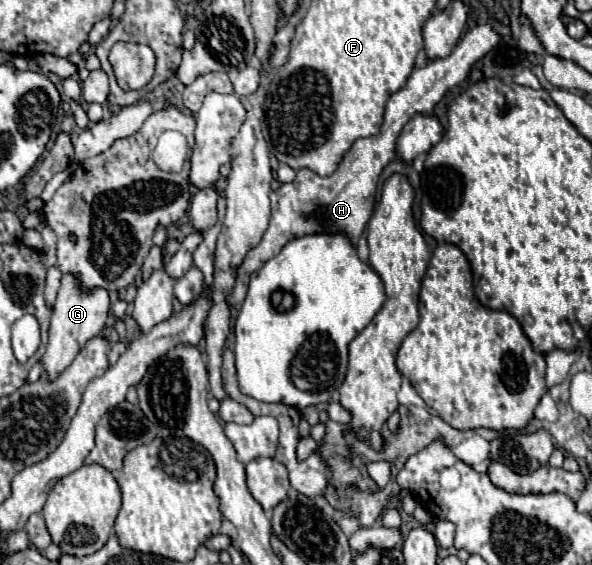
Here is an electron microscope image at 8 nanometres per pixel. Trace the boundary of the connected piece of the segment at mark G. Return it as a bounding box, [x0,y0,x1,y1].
[41,276,109,380]

